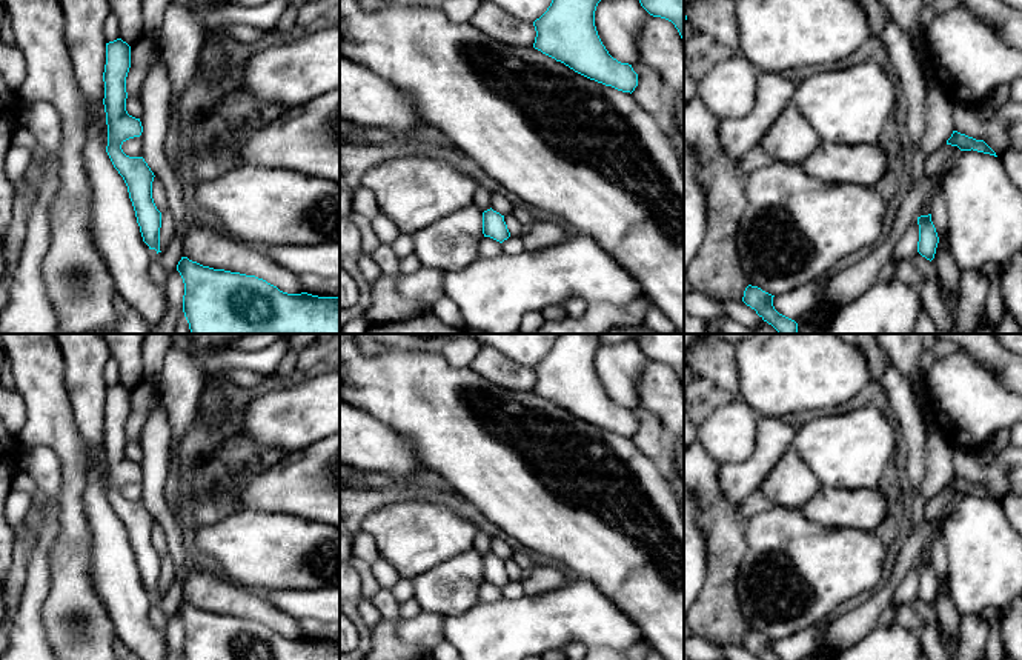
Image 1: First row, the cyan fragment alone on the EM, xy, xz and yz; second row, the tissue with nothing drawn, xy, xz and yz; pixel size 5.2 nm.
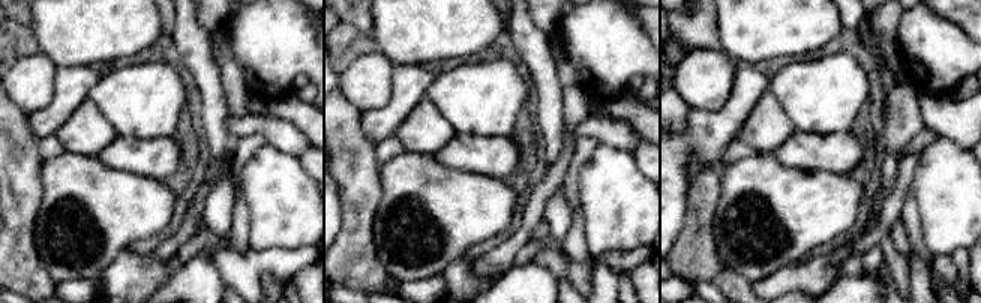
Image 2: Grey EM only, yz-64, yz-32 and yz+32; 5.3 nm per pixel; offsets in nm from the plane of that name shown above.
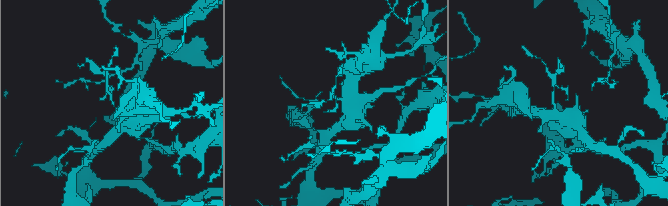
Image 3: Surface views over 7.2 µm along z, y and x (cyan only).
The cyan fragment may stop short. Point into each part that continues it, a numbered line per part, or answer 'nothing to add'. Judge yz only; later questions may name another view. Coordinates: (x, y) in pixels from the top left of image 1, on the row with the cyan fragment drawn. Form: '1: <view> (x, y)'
nothing to add

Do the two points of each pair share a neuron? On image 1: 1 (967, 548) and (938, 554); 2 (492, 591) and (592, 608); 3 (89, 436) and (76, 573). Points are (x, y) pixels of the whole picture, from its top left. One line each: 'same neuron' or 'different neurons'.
1: different neurons
2: different neurons
3: different neurons

